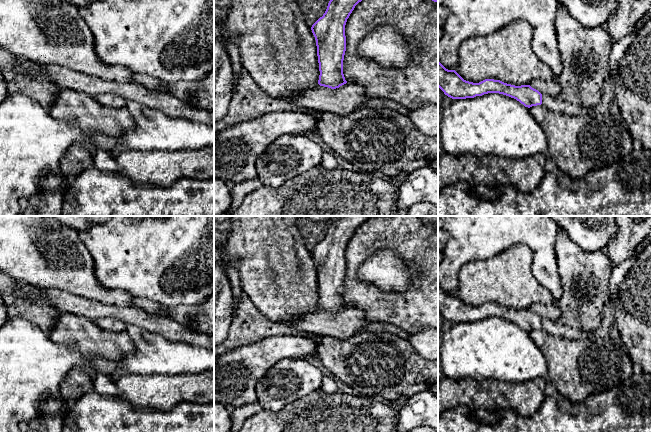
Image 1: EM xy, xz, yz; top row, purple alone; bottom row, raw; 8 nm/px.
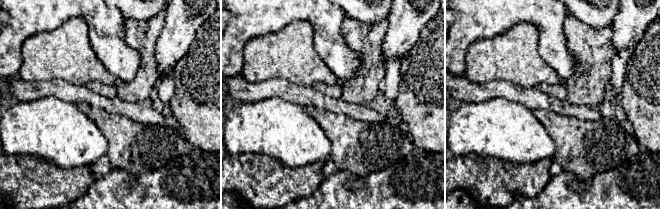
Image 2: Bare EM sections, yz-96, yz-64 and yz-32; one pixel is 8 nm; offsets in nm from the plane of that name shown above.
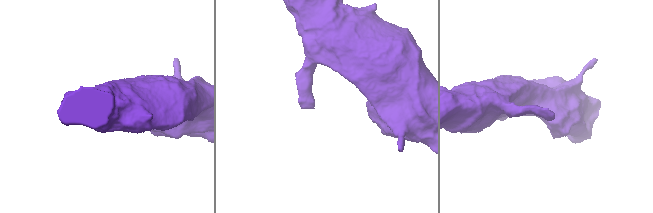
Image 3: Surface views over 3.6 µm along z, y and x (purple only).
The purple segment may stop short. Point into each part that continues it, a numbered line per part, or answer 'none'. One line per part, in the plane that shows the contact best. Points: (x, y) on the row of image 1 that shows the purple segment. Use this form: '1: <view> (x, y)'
1: yz (556, 104)

